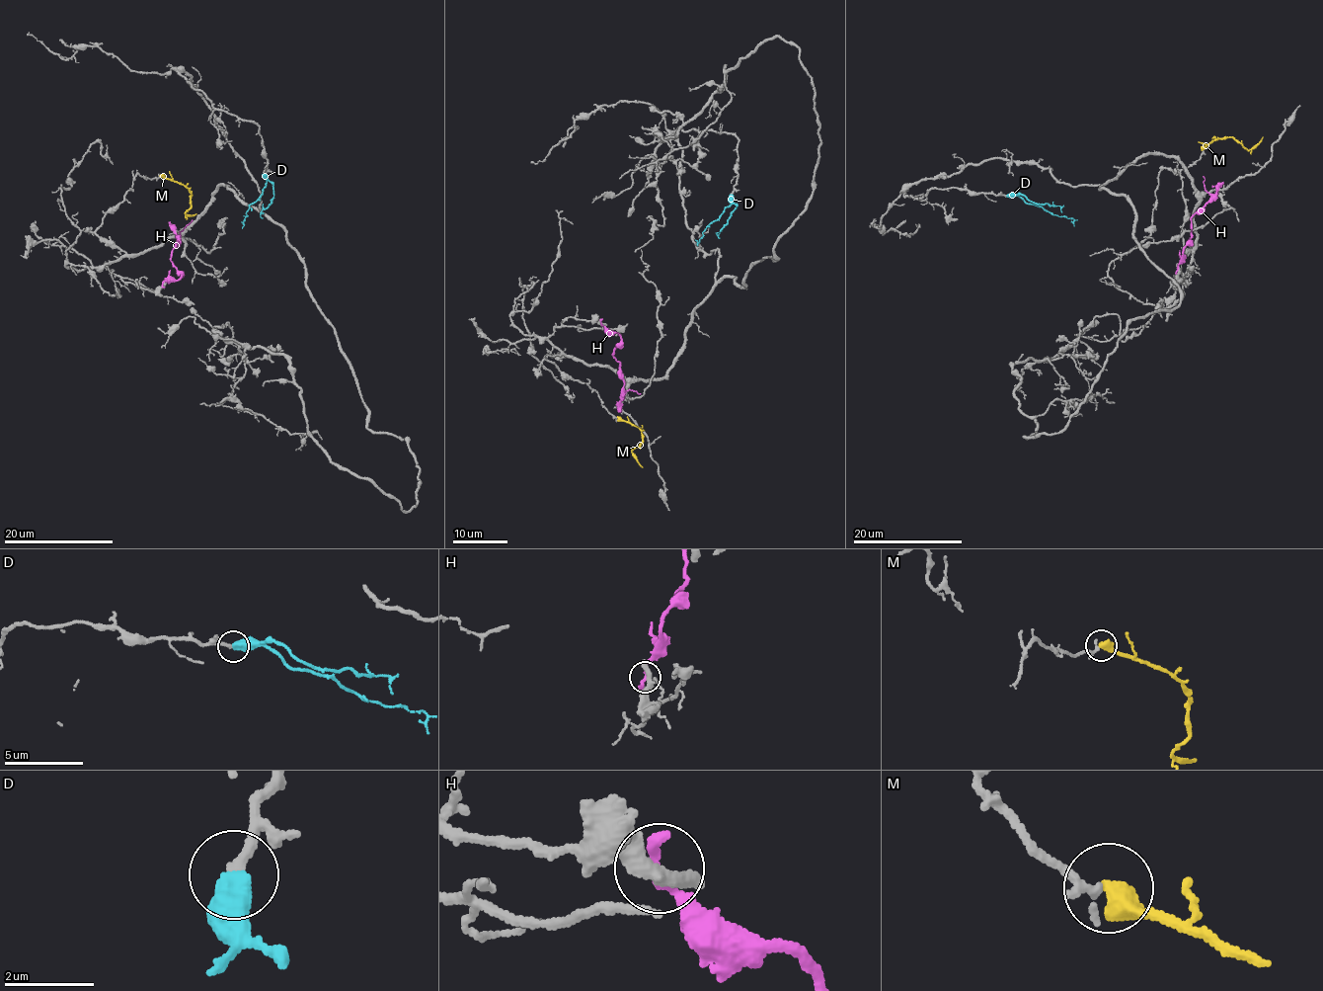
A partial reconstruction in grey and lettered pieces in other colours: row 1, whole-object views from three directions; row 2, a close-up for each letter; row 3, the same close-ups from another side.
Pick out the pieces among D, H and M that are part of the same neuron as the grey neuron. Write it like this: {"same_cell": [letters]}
{"same_cell": ["D"]}

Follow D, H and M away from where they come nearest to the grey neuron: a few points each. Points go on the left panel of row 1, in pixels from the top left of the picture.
D: (264, 174), (267, 184), (261, 197), (249, 207), (242, 228)
H: (163, 285), (181, 276), (171, 260), (174, 247), (180, 242), (175, 227), (172, 226)
M: (160, 176), (188, 189), (192, 196), (187, 215), (196, 213)

